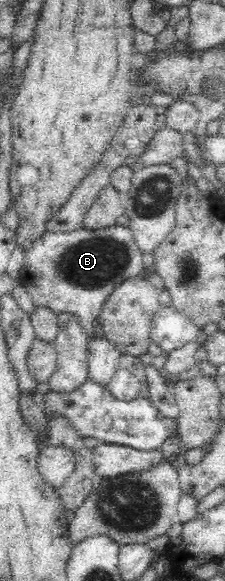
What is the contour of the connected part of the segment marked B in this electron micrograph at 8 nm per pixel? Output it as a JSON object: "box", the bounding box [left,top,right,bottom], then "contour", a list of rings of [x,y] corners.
{"box":[16,225,144,338],"contour":[[[112,225],[94,230],[82,226],[70,232],[46,232],[25,252],[24,268],[16,281],[33,300],[34,306],[46,306],[56,314],[67,312],[74,315],[90,338],[94,335],[95,320],[101,313],[103,302],[113,290],[126,279],[144,275],[142,256],[142,249],[129,226]]]}

